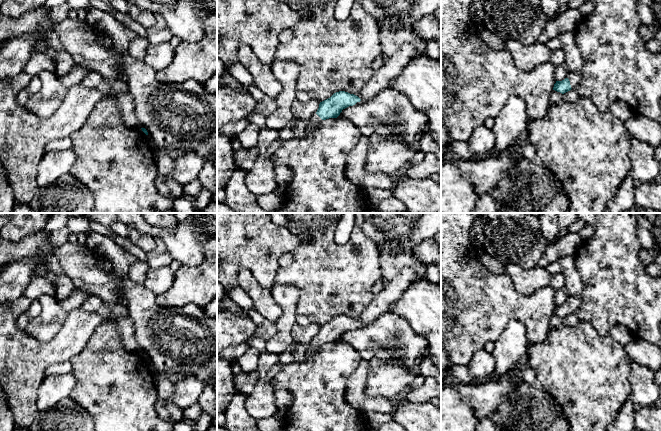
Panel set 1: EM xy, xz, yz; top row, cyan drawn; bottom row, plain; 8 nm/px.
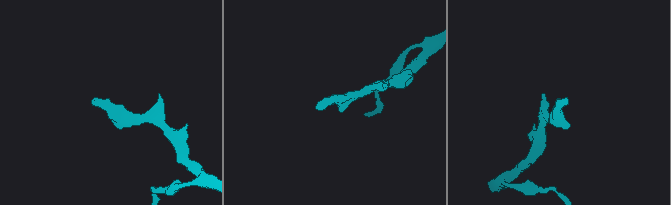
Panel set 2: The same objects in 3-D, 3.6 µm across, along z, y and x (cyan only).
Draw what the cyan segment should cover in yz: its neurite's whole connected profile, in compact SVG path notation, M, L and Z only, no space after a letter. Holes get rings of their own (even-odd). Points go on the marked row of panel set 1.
M568 73L568 76L562 81L556 81L553 90L562 94L574 89L581 81L581 73Z

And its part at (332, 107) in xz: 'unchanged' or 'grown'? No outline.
grown

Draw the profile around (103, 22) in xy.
M89 7L85 23L100 34L109 36L120 53L128 53L129 45L138 36L111 13Z

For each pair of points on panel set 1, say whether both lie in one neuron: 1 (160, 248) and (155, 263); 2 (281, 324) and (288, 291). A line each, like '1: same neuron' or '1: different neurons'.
1: same neuron
2: same neuron

